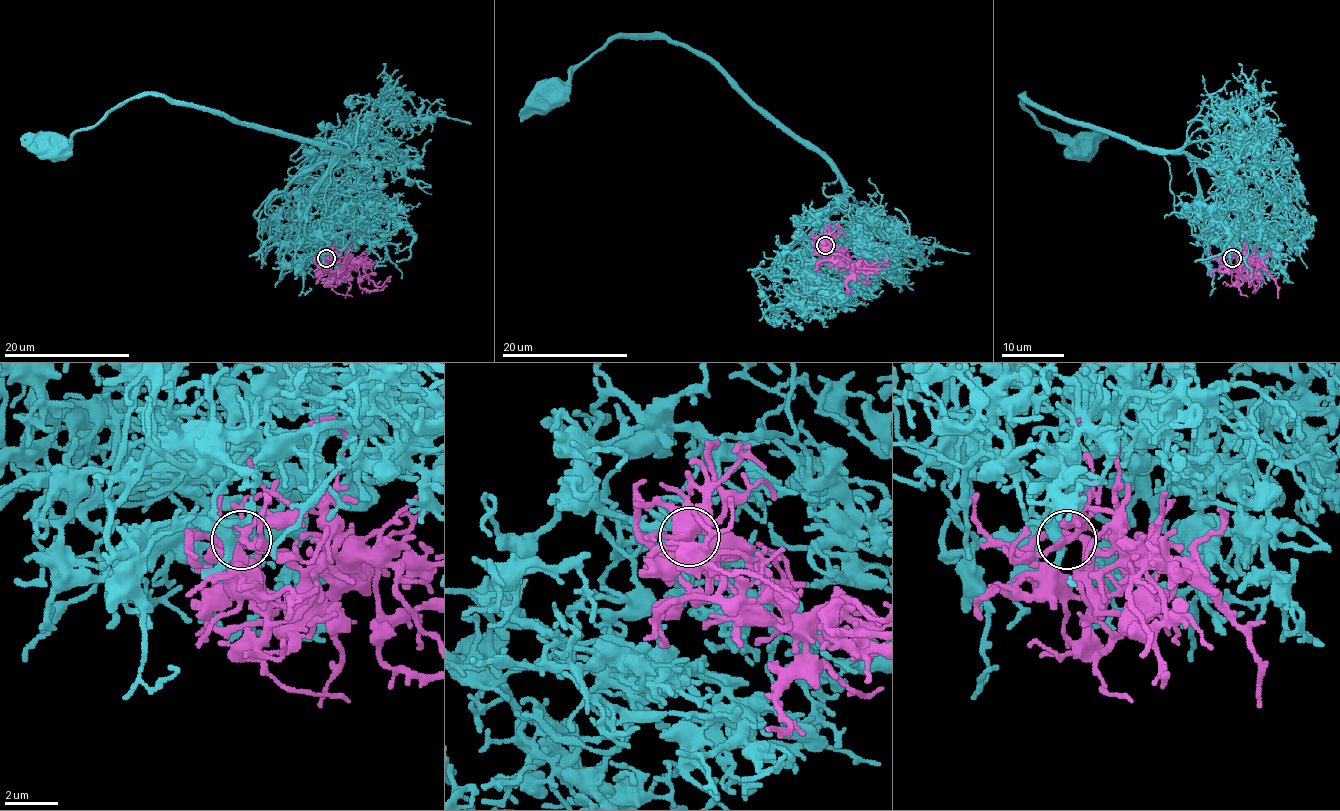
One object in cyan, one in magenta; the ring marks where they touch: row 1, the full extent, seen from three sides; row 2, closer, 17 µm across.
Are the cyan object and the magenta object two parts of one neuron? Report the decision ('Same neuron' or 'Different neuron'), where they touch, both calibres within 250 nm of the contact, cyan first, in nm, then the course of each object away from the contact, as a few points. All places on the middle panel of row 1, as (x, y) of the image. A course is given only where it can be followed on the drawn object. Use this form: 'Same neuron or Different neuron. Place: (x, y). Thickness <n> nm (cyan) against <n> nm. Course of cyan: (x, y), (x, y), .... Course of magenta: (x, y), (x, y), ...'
Same neuron. Place: (825, 245). Thickness 320 nm (cyan) against 240 nm. Course of cyan: (824, 245), (809, 242), (793, 217), (834, 204), (843, 177), (683, 46), (616, 38), (548, 91). Course of magenta: (824, 245), (834, 246), (857, 268), (886, 270)

